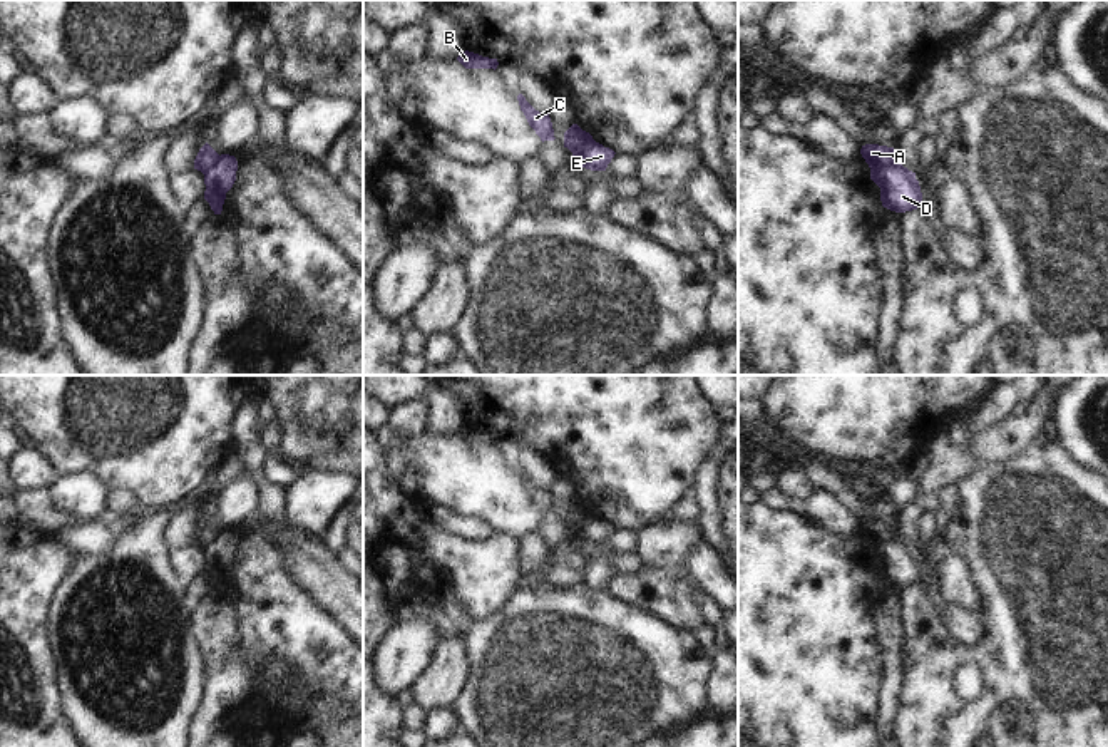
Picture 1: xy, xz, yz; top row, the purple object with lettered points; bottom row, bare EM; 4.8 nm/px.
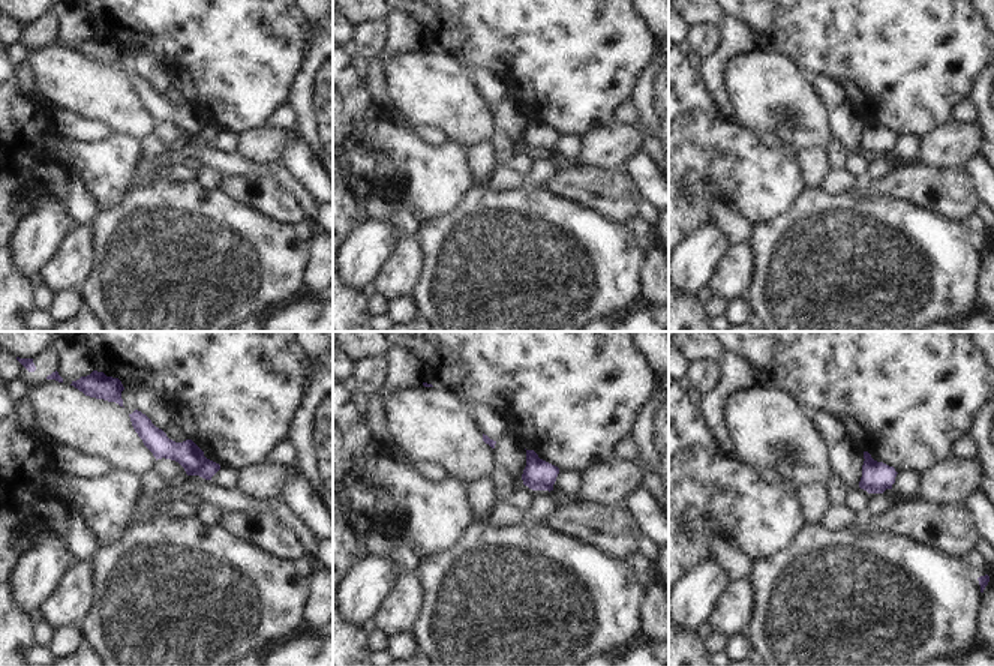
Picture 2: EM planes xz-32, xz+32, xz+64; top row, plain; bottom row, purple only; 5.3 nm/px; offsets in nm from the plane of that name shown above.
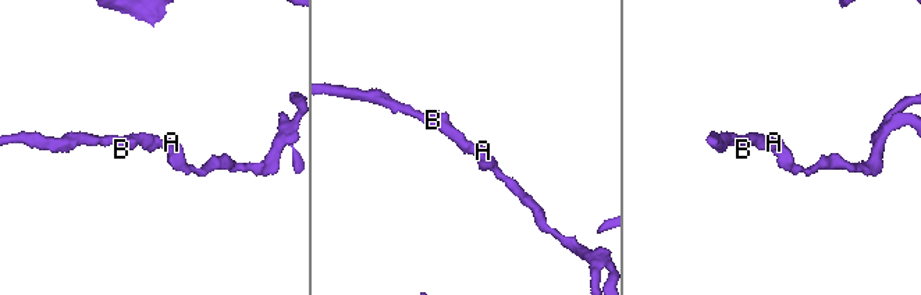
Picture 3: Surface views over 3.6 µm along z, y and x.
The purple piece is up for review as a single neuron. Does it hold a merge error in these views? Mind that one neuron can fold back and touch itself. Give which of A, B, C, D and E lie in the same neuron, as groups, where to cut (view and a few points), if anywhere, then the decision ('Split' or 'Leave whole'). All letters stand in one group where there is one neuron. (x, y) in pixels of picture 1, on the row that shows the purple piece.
Groups: A B C / D E. Split along xz (586, 133), (586, 148), (574, 158). Split

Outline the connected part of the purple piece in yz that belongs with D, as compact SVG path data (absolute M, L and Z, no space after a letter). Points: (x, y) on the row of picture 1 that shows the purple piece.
M899 161L889 167L870 167L870 179L880 188L882 206L905 213L921 208L922 193L916 173Z

